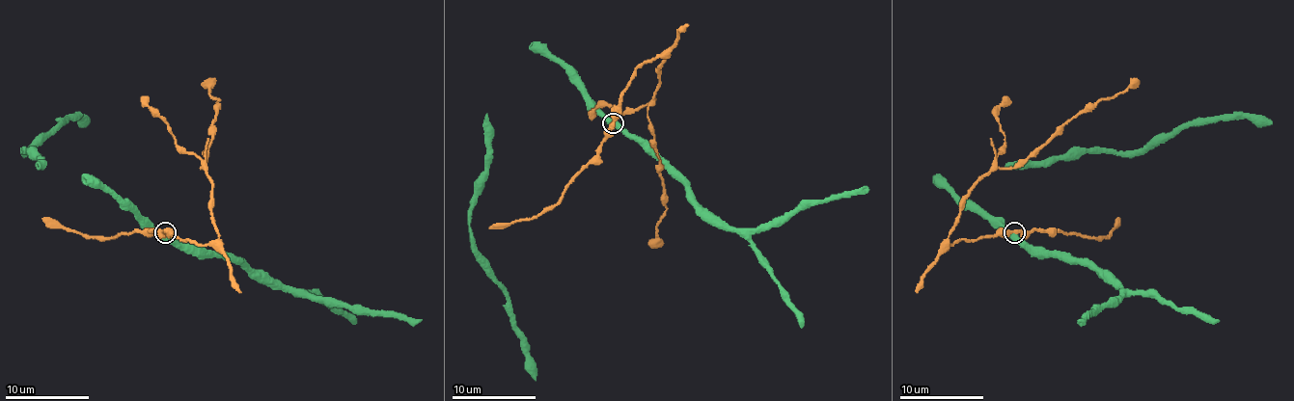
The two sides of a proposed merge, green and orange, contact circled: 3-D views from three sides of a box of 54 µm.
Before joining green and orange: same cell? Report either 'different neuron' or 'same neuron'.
same neuron

